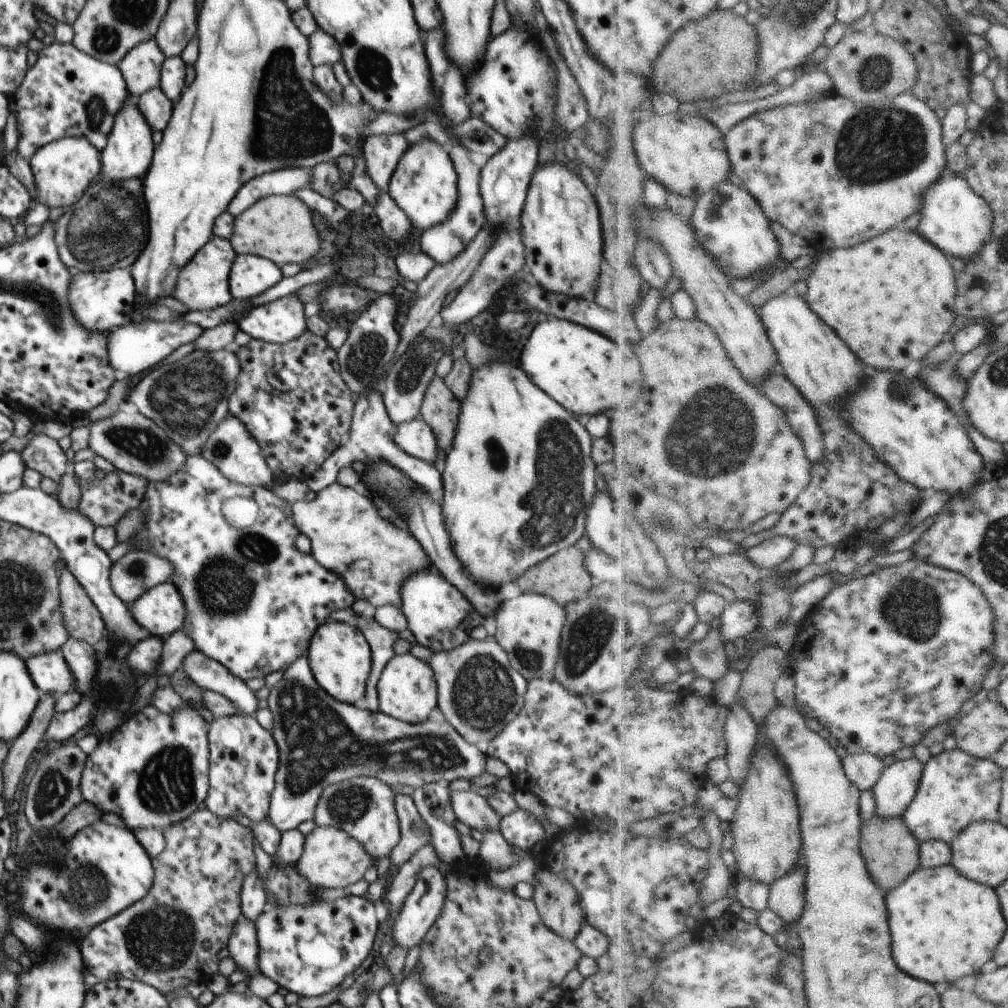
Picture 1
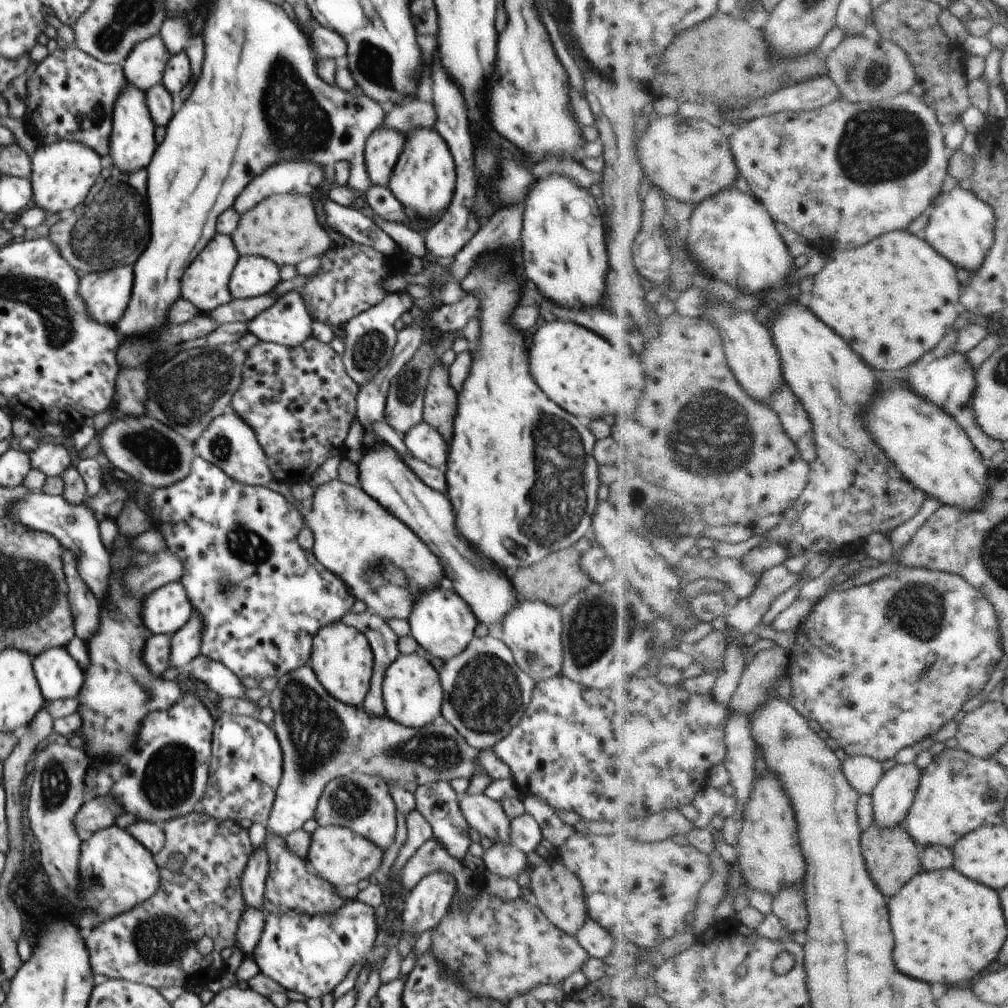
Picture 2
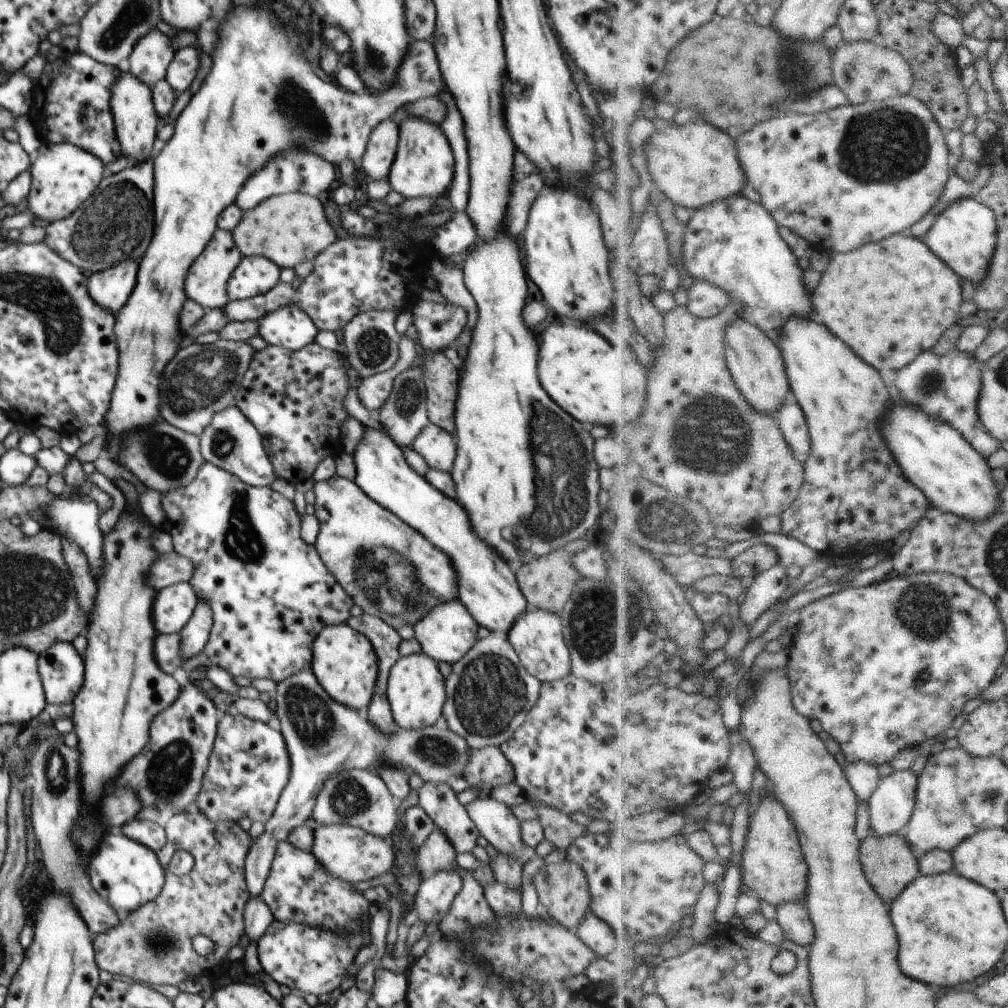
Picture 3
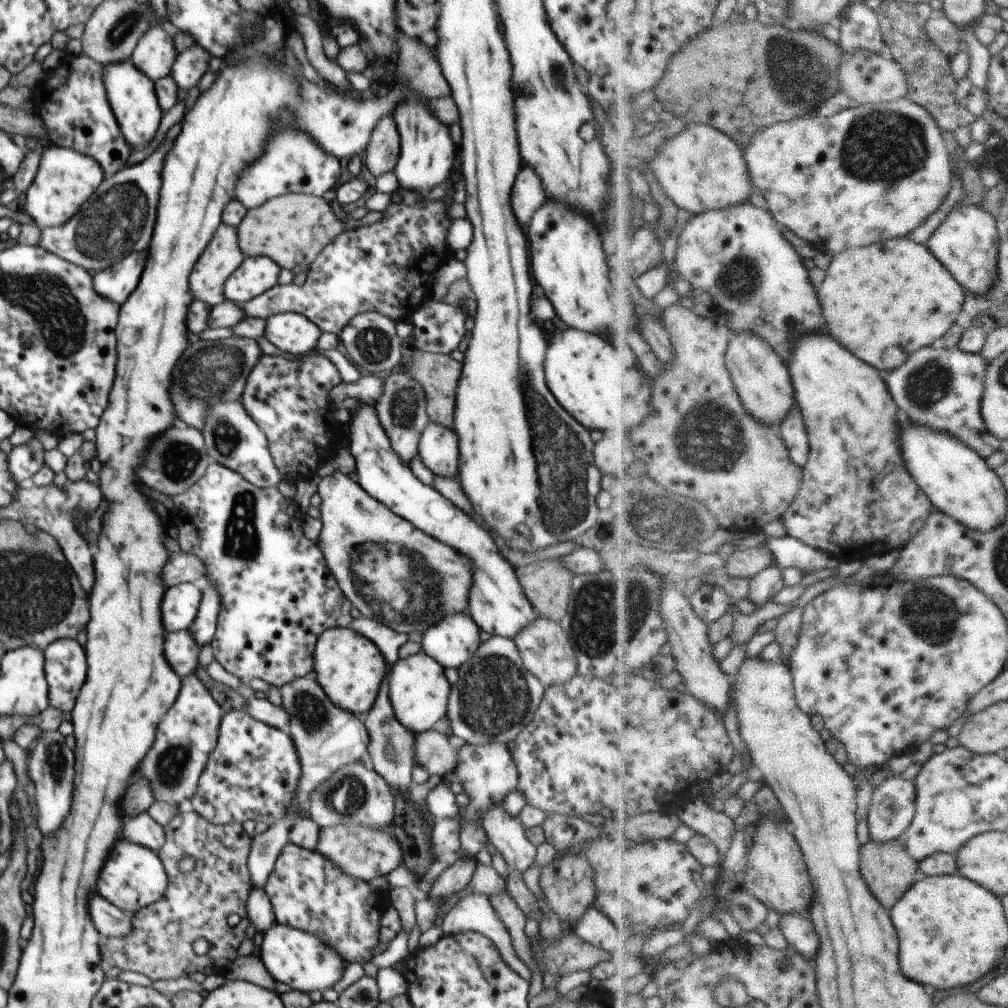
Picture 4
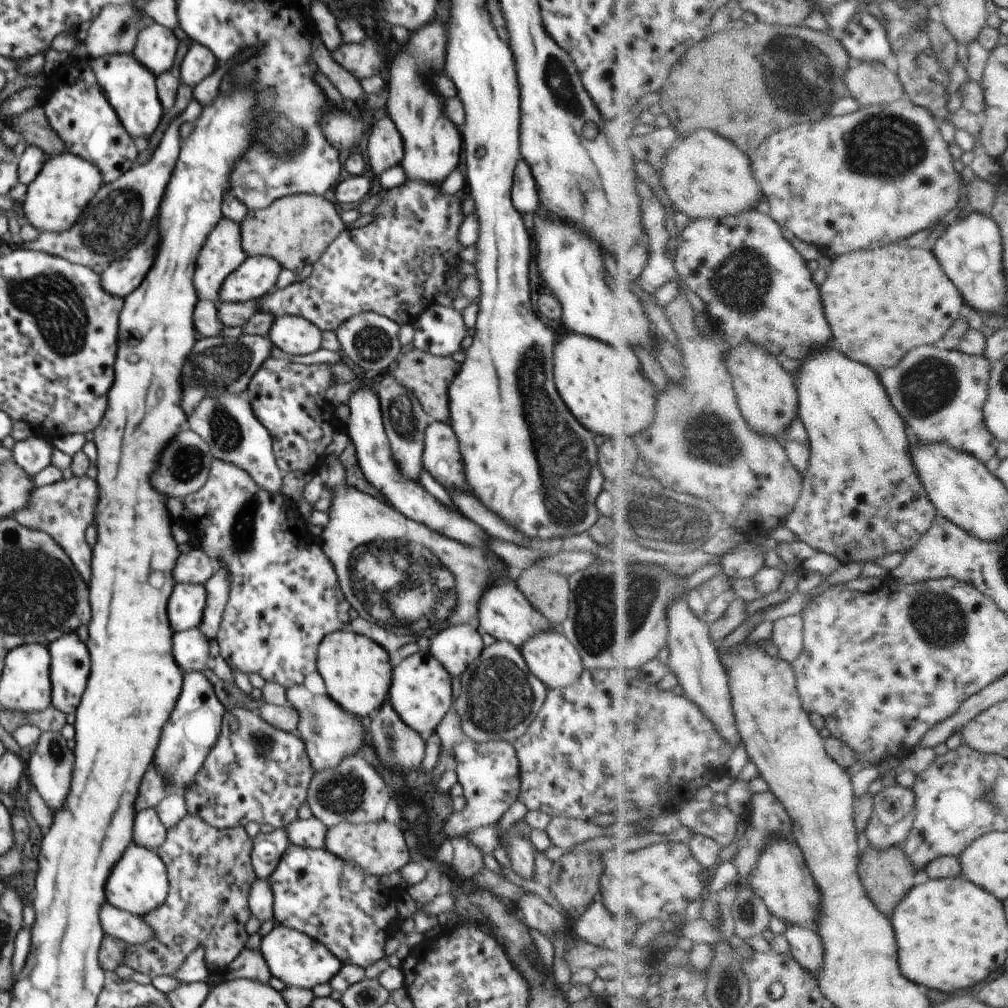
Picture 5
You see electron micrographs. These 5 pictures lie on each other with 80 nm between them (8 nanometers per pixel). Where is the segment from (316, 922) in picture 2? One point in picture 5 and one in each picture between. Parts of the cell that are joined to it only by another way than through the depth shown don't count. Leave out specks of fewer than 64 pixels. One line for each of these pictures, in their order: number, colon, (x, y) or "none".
3: (309, 959)
4: (299, 959)
5: (296, 959)

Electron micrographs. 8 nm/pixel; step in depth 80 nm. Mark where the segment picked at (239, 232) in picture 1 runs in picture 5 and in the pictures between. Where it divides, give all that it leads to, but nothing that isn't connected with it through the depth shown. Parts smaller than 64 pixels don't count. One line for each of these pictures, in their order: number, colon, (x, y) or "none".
2: (284, 228)
3: (290, 228)
4: (292, 230)
5: (295, 230)

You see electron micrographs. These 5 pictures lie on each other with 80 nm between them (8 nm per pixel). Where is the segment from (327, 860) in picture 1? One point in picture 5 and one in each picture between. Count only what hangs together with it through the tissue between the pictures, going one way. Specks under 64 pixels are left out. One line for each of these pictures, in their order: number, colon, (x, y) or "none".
2: (337, 854)
3: (348, 853)
4: (362, 852)
5: (378, 848)

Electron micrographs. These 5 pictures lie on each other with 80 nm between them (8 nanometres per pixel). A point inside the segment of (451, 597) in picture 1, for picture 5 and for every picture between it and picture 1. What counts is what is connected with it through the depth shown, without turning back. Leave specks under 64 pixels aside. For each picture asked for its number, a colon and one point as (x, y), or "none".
2: (442, 623)
3: (448, 632)
4: (451, 641)
5: (456, 647)

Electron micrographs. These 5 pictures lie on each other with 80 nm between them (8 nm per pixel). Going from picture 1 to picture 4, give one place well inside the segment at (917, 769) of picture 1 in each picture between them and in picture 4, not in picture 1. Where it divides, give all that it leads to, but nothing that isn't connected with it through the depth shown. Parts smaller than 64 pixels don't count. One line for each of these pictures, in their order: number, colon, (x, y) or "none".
2: (894, 798)
3: (893, 805)
4: (894, 809)

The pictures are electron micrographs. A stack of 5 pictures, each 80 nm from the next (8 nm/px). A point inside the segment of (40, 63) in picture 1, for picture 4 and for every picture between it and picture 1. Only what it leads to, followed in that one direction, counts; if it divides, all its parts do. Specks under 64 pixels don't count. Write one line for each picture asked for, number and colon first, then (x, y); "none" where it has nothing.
2: (70, 96)
3: (72, 105)
4: (72, 103)

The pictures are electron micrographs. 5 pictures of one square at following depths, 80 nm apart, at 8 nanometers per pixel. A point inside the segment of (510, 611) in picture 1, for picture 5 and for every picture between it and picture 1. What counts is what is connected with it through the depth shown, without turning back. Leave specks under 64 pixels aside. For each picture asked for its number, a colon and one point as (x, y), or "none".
2: (533, 630)
3: (537, 636)
4: (543, 645)
5: (550, 657)

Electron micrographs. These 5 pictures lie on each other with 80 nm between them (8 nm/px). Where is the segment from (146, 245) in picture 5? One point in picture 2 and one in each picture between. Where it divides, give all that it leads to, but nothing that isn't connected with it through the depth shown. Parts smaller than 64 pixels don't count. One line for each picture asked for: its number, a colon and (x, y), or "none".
2: (107, 293)
3: (111, 288)
4: (116, 283)

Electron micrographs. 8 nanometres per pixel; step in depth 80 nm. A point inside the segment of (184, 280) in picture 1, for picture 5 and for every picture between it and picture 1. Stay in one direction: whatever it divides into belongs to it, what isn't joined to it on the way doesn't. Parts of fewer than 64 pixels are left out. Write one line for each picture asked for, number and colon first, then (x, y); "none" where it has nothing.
2: (205, 282)
3: (206, 283)
4: (222, 256)
5: (222, 253)

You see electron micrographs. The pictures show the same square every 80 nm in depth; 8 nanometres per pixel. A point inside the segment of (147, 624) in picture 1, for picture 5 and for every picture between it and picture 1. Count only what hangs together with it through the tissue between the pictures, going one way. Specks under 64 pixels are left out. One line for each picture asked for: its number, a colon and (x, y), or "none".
2: (167, 609)
3: (174, 605)
4: (180, 605)
5: (187, 602)

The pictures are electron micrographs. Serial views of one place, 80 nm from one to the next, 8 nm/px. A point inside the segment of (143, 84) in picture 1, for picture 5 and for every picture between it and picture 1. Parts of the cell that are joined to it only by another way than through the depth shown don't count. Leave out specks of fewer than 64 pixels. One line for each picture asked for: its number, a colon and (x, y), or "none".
2: (144, 67)
3: (151, 55)
4: (155, 53)
5: (156, 46)

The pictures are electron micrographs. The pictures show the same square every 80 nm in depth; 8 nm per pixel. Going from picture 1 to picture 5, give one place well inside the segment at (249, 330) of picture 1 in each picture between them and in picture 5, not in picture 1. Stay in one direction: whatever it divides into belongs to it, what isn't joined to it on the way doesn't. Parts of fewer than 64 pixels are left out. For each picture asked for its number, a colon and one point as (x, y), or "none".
2: (287, 322)
3: (289, 327)
4: (293, 333)
5: (294, 335)

